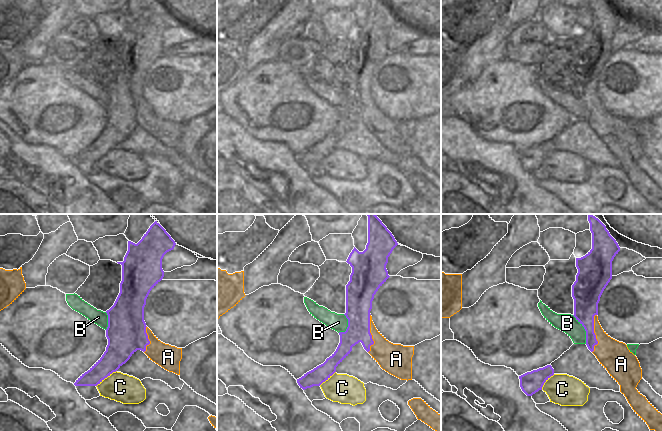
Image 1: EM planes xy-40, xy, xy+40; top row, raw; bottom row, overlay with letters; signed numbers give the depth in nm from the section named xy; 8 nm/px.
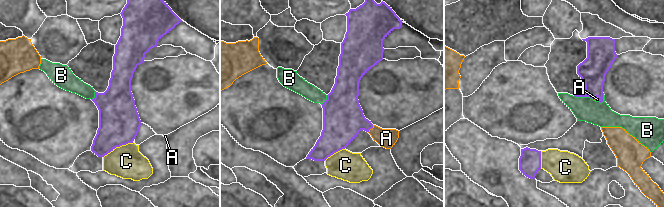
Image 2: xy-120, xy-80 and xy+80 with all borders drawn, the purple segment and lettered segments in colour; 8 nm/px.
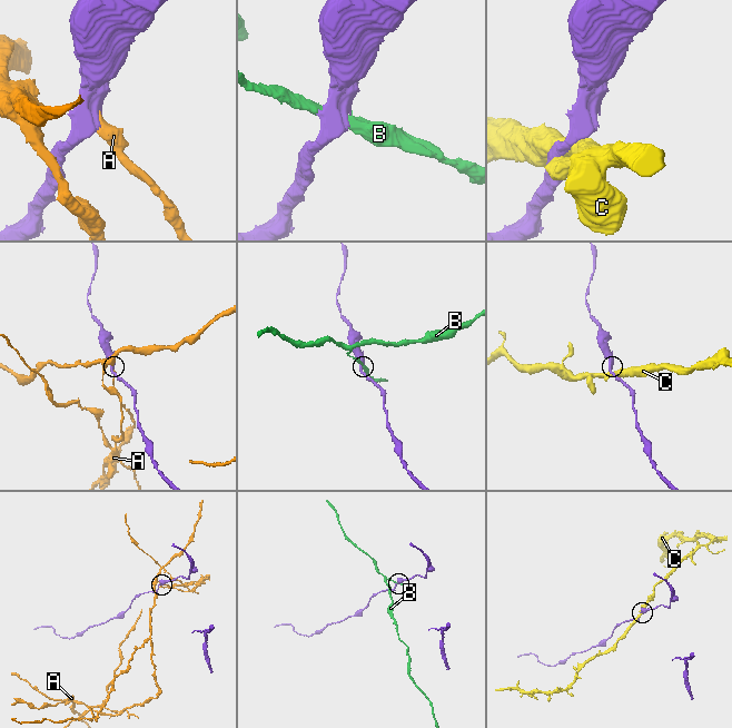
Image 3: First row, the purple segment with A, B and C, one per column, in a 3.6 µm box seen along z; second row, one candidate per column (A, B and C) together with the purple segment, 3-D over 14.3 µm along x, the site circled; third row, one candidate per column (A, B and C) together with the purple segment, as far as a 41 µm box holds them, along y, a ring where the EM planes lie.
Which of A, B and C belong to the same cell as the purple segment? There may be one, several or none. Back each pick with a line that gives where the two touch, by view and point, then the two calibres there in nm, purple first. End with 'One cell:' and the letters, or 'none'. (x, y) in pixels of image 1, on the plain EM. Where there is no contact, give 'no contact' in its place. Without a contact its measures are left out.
One cell: none

